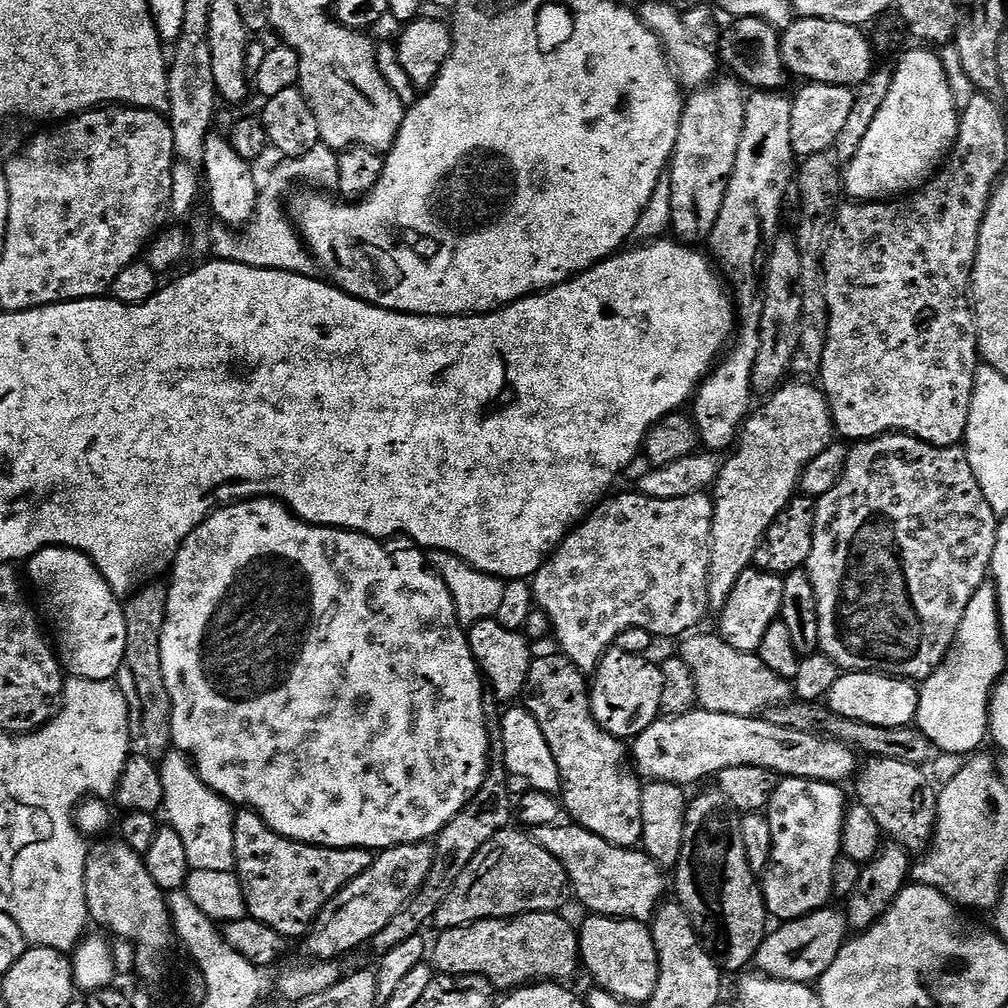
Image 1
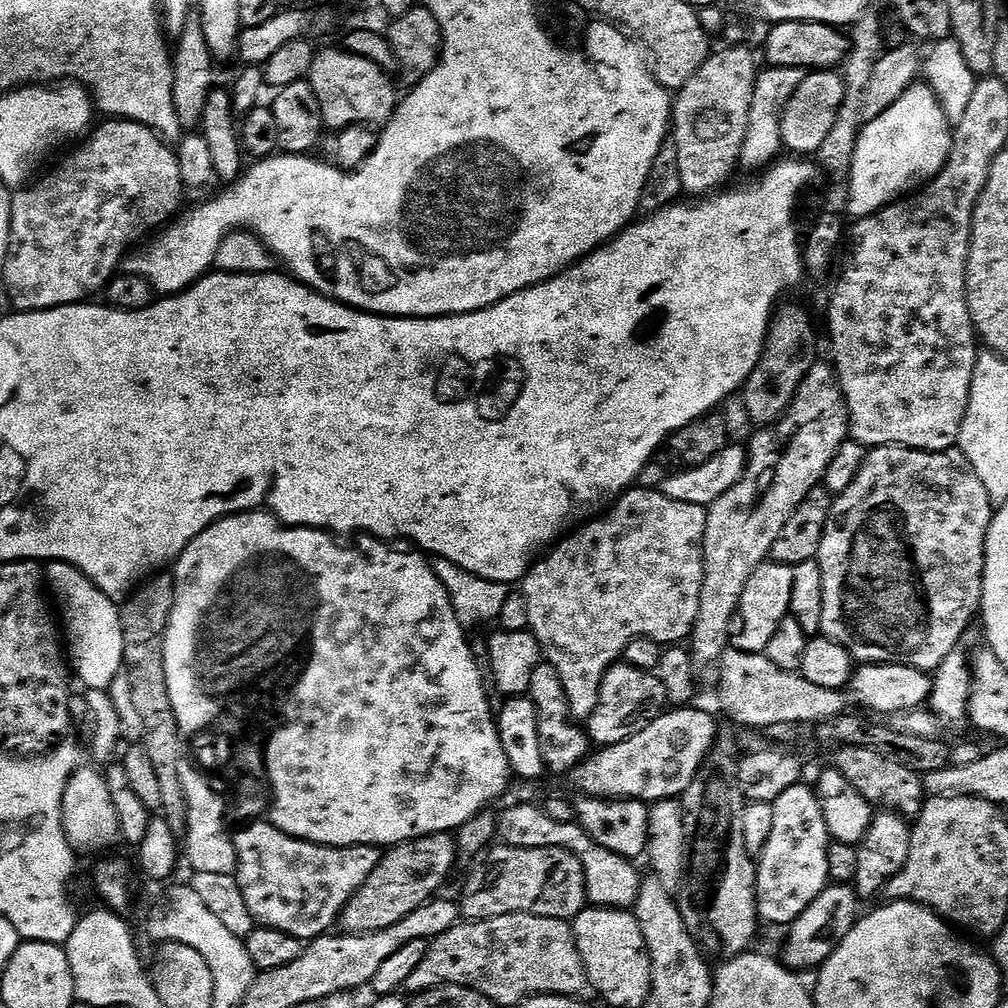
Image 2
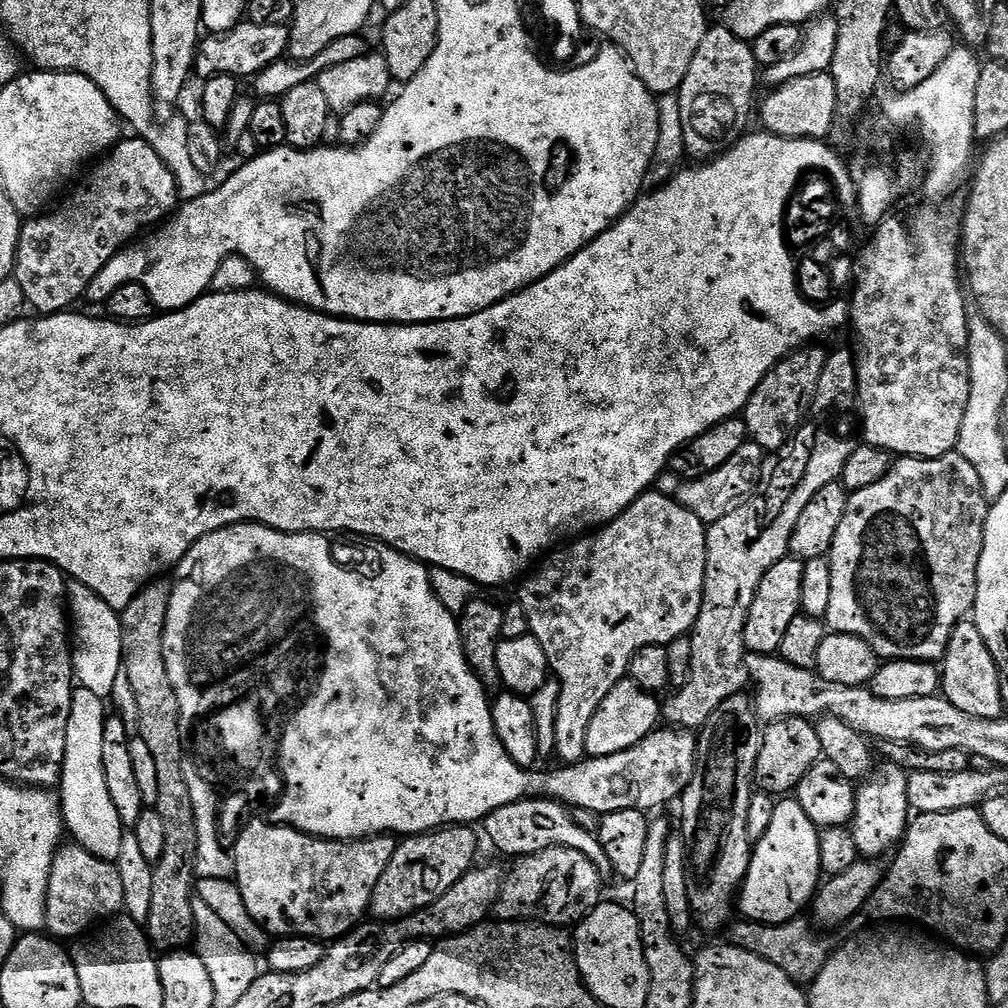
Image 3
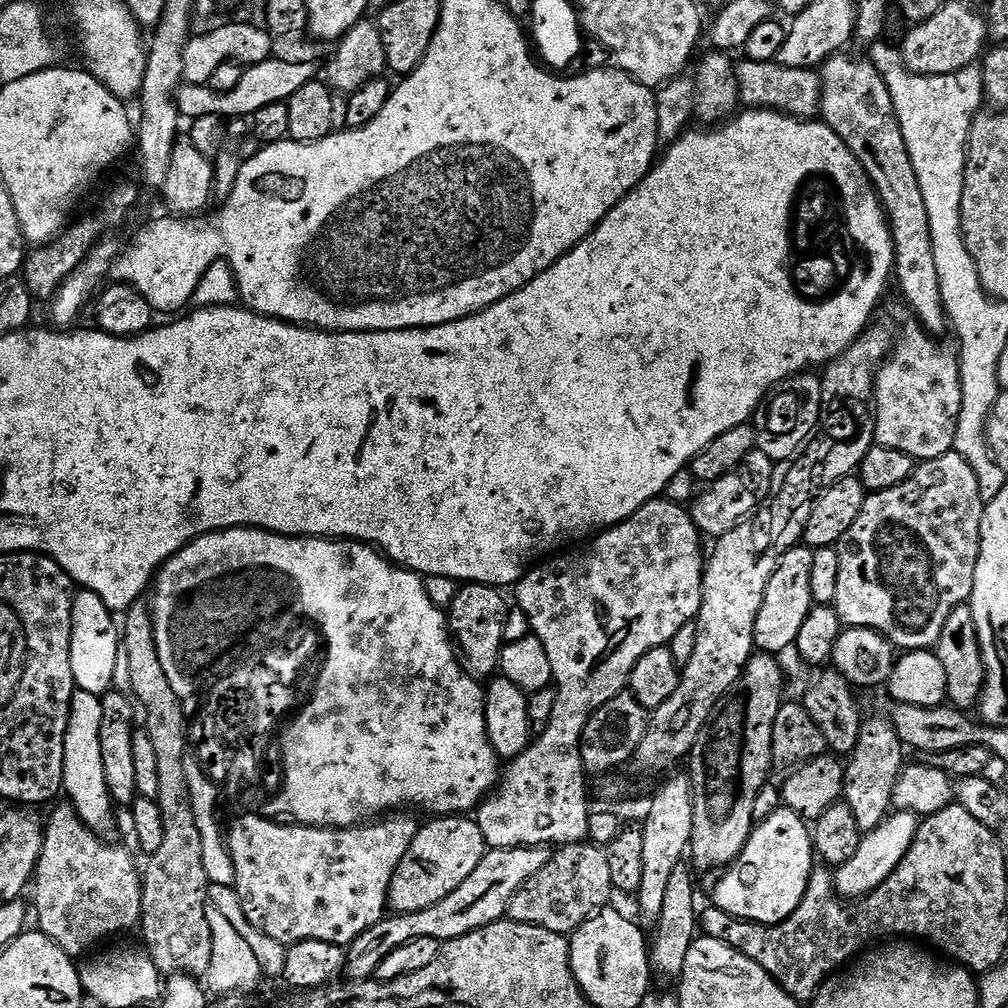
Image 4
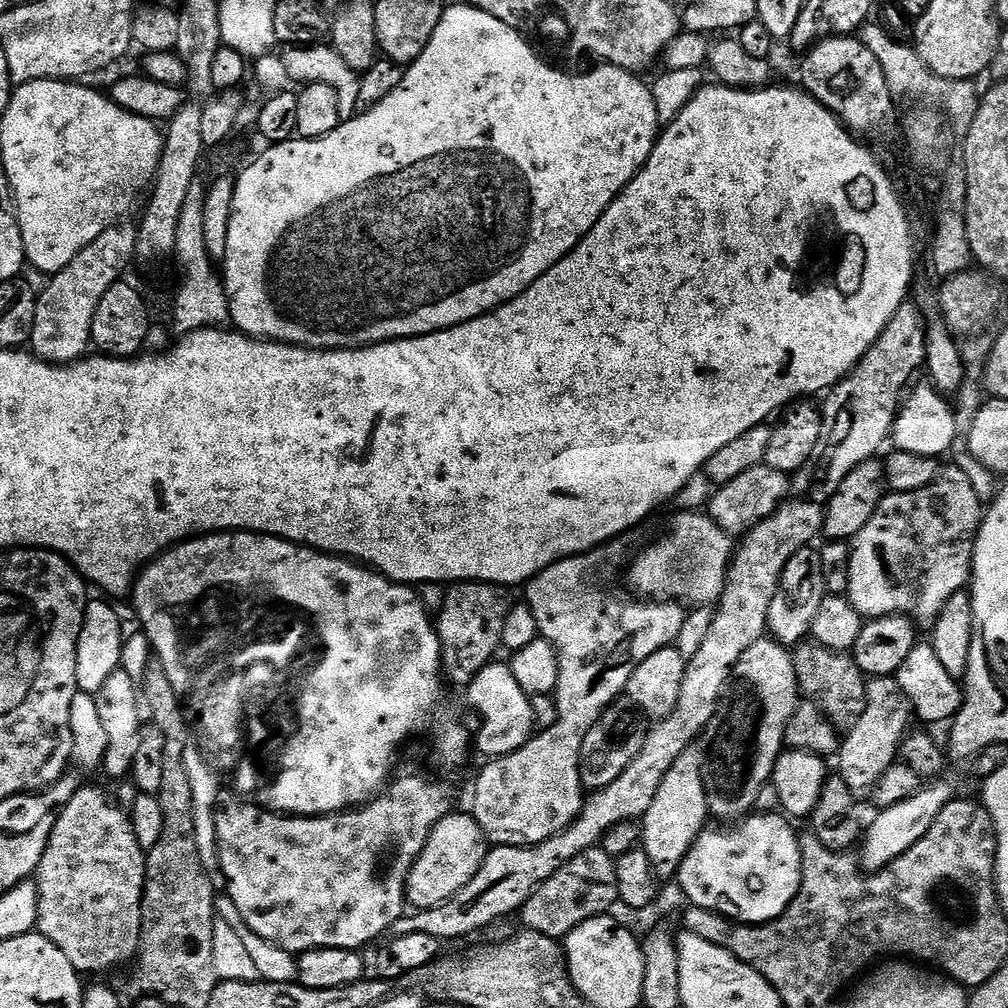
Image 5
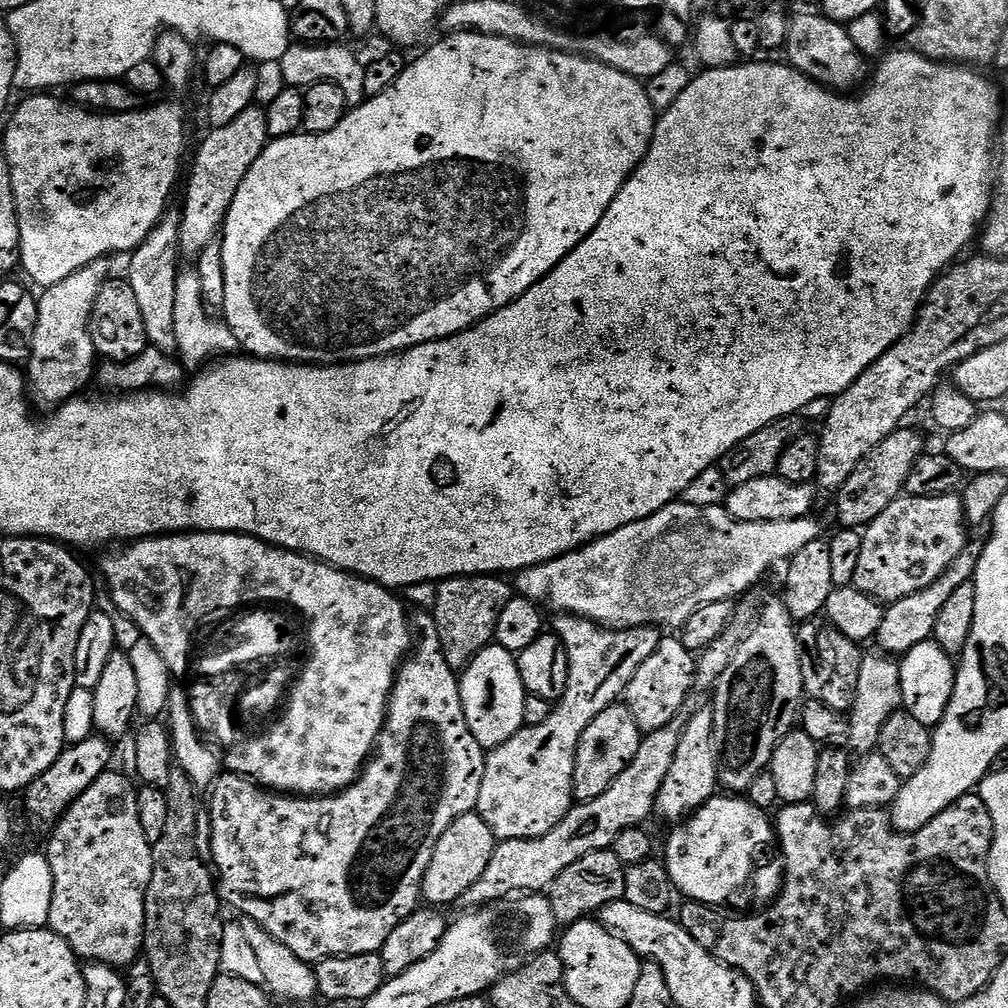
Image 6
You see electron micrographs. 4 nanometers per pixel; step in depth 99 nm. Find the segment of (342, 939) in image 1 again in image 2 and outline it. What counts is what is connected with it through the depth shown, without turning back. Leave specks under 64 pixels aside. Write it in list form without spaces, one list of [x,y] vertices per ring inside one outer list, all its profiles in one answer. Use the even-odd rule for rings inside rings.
[[[436,832],[403,844],[389,847],[383,853],[374,870],[363,886],[350,898],[338,921],[347,935],[370,934],[402,922],[406,914],[418,910],[437,895],[436,892],[448,880],[452,867],[458,864],[455,835]]]

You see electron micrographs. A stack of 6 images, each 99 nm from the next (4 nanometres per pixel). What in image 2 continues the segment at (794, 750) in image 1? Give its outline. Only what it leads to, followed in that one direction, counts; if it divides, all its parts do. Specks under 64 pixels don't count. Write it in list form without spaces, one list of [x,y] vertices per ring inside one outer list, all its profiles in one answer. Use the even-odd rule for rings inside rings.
[[[676,706],[665,710],[646,730],[638,730],[634,738],[593,751],[583,764],[572,769],[573,786],[580,794],[599,796],[601,800],[655,802],[683,797],[718,739],[715,718],[696,707]]]

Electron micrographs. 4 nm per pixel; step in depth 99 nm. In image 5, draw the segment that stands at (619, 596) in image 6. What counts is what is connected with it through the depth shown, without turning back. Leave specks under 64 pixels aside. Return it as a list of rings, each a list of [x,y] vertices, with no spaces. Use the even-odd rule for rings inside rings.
[[[703,511],[680,512],[668,533],[656,540],[628,568],[628,584],[637,597],[652,602],[679,602],[684,606],[712,606],[728,580],[734,540]]]

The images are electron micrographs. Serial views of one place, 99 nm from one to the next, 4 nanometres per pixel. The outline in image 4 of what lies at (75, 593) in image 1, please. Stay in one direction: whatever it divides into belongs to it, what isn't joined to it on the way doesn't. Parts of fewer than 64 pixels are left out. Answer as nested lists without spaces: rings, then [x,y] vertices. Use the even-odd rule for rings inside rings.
[[[87,590],[77,591],[72,615],[72,641],[70,642],[70,670],[74,670],[77,689],[101,697],[112,688],[114,666],[122,650],[122,628],[117,617],[98,598]]]

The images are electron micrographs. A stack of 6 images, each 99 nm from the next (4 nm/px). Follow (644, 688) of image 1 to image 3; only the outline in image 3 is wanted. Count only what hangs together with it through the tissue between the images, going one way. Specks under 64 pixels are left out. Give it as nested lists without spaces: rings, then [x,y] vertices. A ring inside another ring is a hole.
[[[631,678],[620,680],[618,686],[614,686],[606,698],[602,698],[602,706],[598,706],[594,718],[590,718],[590,730],[586,730],[585,753],[589,757],[622,754],[622,750],[630,750],[630,746],[642,742],[642,738],[657,731],[662,720],[662,704],[656,699],[653,693],[647,692]]]

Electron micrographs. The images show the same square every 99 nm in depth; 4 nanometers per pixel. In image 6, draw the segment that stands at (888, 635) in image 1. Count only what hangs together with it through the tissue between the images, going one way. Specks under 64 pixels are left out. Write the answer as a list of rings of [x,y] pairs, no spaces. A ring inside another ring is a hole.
[[[900,495],[897,500],[890,502],[890,506],[886,506],[886,510],[882,510],[882,514],[878,514],[878,518],[874,518],[874,522],[870,522],[868,527],[863,529],[862,555],[858,562],[858,571],[854,573],[854,587],[862,590],[862,594],[873,596],[885,605],[926,590],[970,543],[967,530],[969,531],[964,518],[964,501],[959,495]]]

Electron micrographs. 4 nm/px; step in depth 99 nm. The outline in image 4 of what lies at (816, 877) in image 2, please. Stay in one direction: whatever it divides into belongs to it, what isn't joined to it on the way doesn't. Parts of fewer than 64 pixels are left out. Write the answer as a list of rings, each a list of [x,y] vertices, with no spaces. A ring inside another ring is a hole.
[[[782,806],[753,827],[742,854],[734,864],[723,869],[724,877],[713,890],[711,903],[734,919],[747,920],[749,924],[782,922],[798,910],[817,860],[809,821]]]

